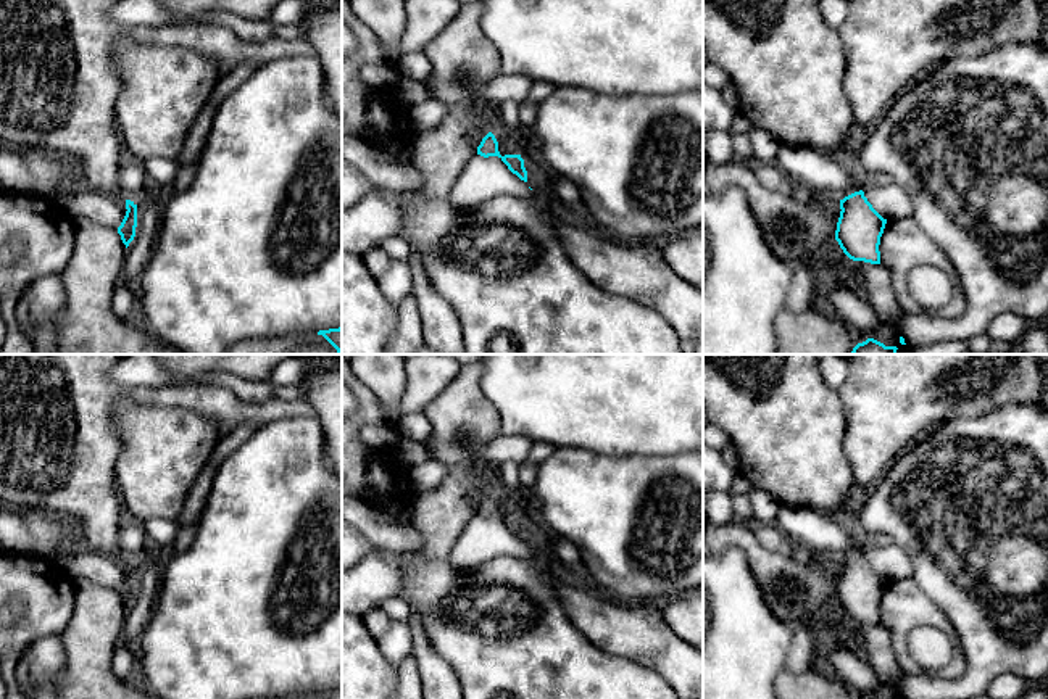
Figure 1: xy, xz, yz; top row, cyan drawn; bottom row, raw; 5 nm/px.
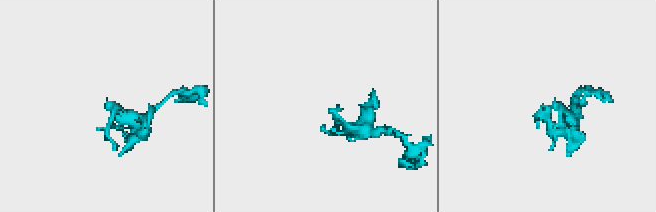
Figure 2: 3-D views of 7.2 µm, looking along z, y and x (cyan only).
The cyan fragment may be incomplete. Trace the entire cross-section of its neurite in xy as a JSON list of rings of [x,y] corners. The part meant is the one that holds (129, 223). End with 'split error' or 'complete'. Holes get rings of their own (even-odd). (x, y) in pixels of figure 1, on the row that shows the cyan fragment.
[[[126,200],[126,216],[118,227],[118,234],[121,235],[123,243],[126,248],[135,237],[135,227],[137,227],[137,205],[131,200]]] | complete

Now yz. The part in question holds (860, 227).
[[[853,176],[851,187],[840,198],[835,240],[850,259],[880,264],[879,245],[887,219],[864,196],[866,182]]] | split error

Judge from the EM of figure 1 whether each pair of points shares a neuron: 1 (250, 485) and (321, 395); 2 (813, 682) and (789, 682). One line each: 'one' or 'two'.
1: two
2: one

